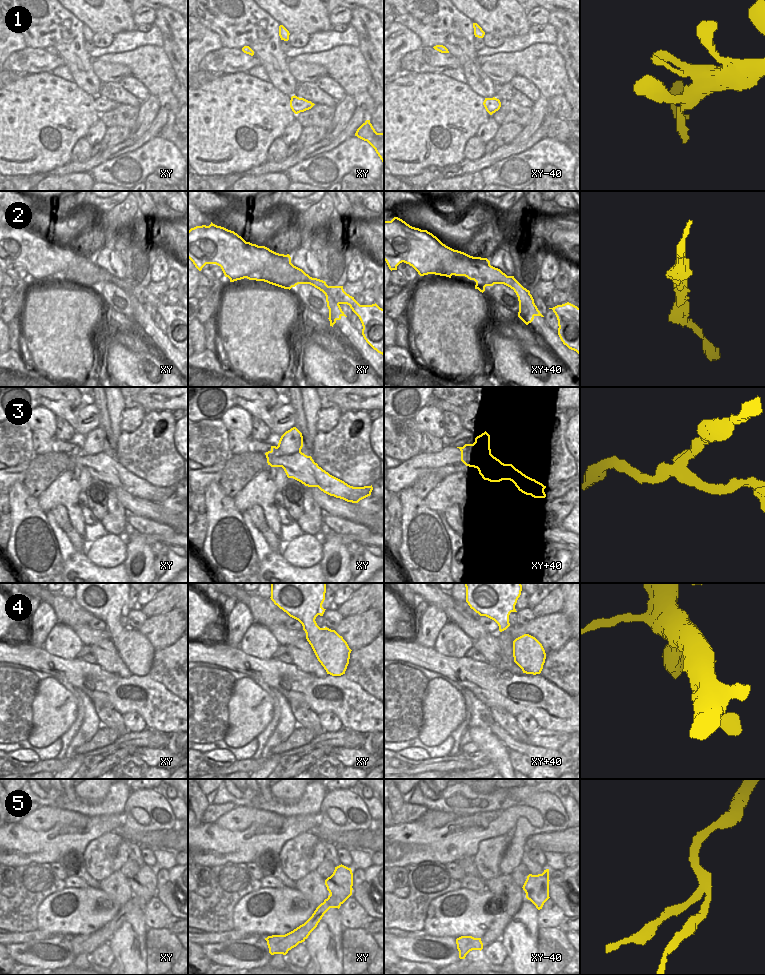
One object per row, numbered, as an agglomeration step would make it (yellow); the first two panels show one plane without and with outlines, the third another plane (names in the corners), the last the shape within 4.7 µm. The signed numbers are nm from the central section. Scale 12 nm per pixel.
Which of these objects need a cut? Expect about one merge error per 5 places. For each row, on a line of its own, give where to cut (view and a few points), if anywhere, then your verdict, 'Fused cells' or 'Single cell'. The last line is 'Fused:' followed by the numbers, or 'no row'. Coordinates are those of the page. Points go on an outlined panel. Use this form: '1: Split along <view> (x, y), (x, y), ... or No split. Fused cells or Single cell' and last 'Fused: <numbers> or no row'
1: No split. Single cell
2: No split. Single cell
3: Split along xy (300, 450), (290, 454), (275, 455), (272, 466). Fused cells
4: No split. Single cell
5: Split along xy (330, 893), (336, 896), (342, 903). Fused cells
Fused: 3, 5.

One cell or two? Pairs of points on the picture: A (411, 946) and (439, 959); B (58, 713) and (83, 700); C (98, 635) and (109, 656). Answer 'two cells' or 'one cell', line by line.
A: one cell
B: two cells
C: two cells

